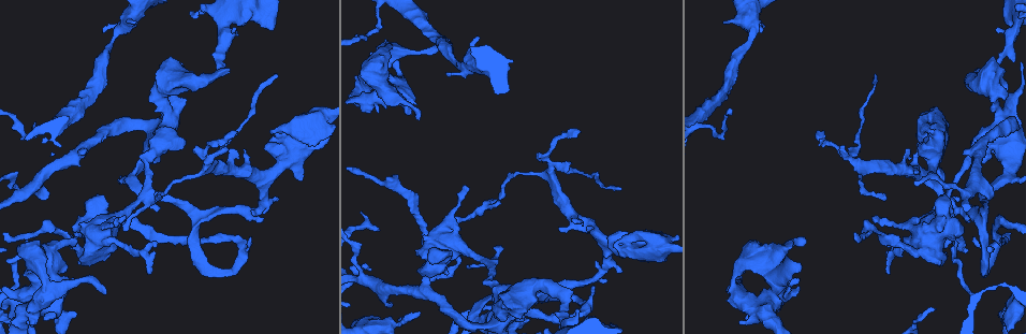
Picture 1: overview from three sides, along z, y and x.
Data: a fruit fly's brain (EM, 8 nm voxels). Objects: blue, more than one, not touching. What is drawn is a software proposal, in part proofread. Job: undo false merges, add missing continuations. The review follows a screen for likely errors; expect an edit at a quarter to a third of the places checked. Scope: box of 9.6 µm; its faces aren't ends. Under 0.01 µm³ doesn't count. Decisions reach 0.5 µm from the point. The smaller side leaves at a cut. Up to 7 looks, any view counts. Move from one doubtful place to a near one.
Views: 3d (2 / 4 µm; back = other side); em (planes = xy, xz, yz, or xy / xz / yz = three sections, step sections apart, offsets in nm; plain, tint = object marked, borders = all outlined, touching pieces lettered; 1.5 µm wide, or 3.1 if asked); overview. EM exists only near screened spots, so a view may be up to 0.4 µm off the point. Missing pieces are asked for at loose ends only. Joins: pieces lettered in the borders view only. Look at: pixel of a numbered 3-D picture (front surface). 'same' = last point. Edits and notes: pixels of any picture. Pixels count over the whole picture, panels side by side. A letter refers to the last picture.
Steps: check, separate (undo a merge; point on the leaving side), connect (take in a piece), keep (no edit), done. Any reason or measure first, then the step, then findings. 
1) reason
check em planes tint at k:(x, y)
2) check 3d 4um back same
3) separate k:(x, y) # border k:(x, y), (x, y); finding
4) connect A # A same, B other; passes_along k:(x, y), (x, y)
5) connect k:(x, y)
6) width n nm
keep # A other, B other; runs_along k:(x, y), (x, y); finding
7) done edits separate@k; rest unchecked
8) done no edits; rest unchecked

thick end
check em planes borders at 1:(800, 279)

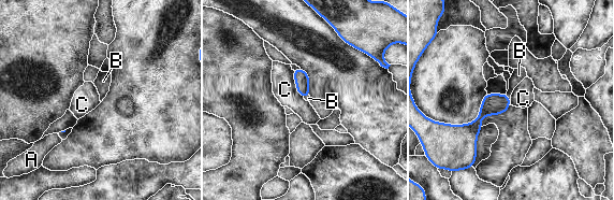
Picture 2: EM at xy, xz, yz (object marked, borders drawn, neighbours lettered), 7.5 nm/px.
longest_contact C 240 nm
connect B # A other, B same, C other; the cell continues

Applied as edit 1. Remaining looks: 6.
branch stops here
check em yz step 8 tint at 1:(157, 243)

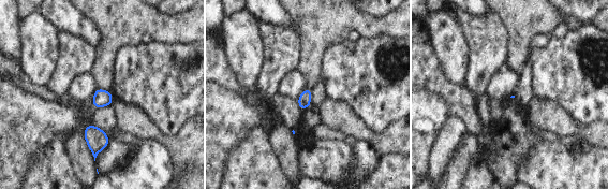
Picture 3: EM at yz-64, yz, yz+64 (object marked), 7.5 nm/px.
check em planes borders same

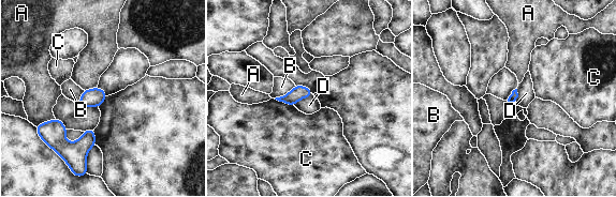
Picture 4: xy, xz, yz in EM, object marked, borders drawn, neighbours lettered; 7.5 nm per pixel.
keep # A other, B other, C other, D other; border 4:(312, 94), (299, 99), (293, 105); no lettered piece goes on from it

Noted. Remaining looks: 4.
abrupt turn
check em planes borders at 1:(961, 240)

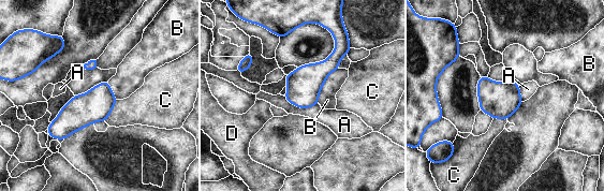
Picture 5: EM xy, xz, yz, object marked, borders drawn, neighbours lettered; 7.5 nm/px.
width 240 nm
keep # A other, B other, C other, D other; border 5:(282, 96), (300, 107), (318, 104); one cell here

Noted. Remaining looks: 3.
done edits connect@2; rest unchecked

